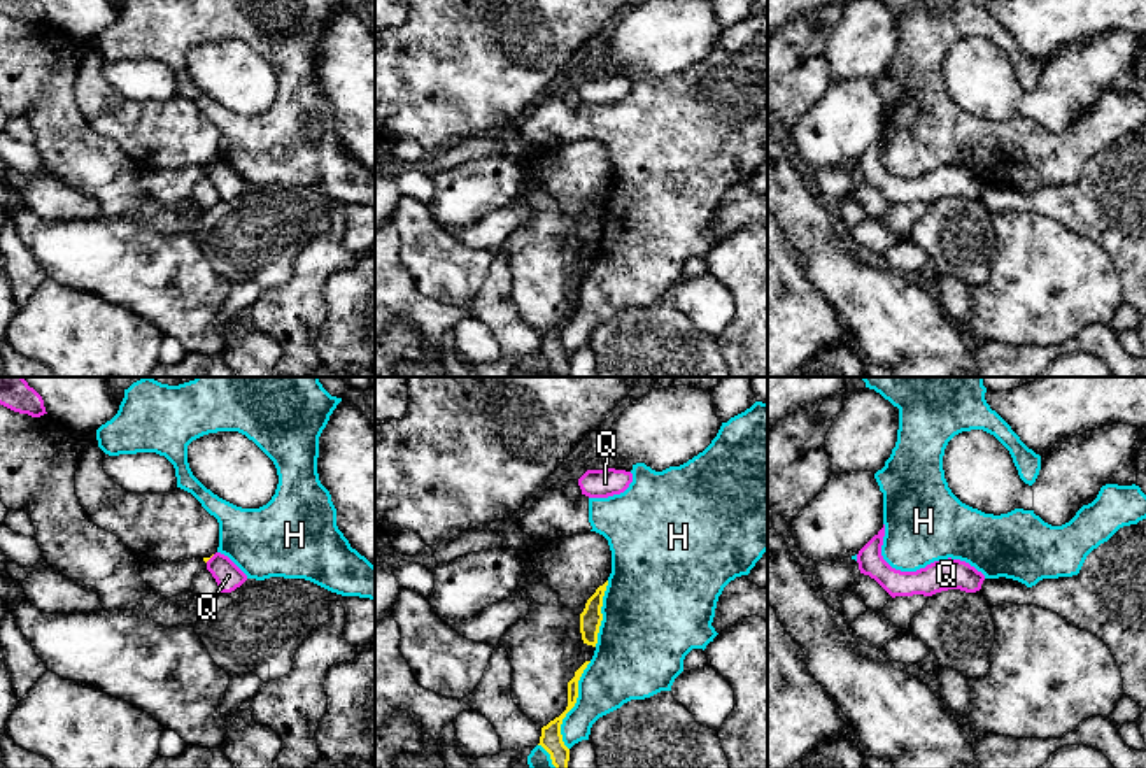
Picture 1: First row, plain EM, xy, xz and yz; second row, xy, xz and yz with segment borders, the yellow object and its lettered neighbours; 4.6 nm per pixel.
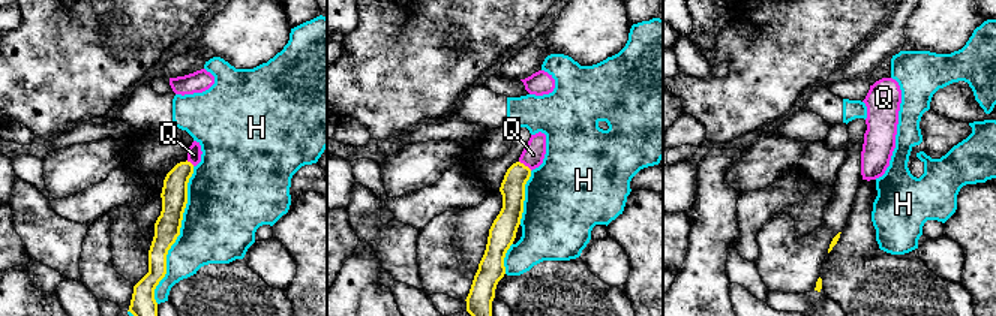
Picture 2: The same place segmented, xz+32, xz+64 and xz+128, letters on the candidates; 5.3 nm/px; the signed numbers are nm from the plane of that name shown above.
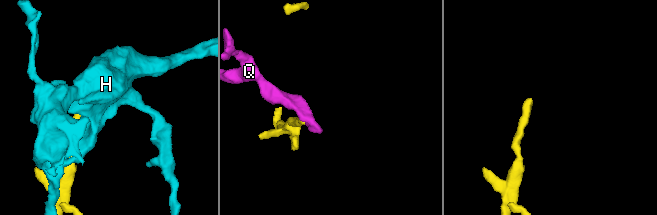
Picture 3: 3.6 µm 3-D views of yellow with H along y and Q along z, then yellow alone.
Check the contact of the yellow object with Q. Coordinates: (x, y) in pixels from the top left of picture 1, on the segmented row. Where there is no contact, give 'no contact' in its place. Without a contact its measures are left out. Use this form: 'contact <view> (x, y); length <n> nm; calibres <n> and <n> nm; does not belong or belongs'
contact xy (209, 558); length 60 nm; calibres 20 and 120 nm; does not belong

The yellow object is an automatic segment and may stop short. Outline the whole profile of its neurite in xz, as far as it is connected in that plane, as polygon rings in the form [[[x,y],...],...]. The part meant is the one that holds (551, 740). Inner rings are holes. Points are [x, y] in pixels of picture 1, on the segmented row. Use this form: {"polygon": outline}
{"polygon": [[[585,661],[577,672],[575,677],[568,682],[568,707],[566,710],[555,717],[554,721],[550,721],[547,726],[541,728],[541,736],[540,736],[540,743],[552,759],[552,764],[555,768],[568,768],[568,761],[569,761],[569,749],[564,745],[562,742],[562,735],[561,735],[561,724],[562,719],[566,717],[566,714],[575,707],[577,698],[578,698],[578,680],[584,673],[584,670],[587,668],[591,661]]]}

